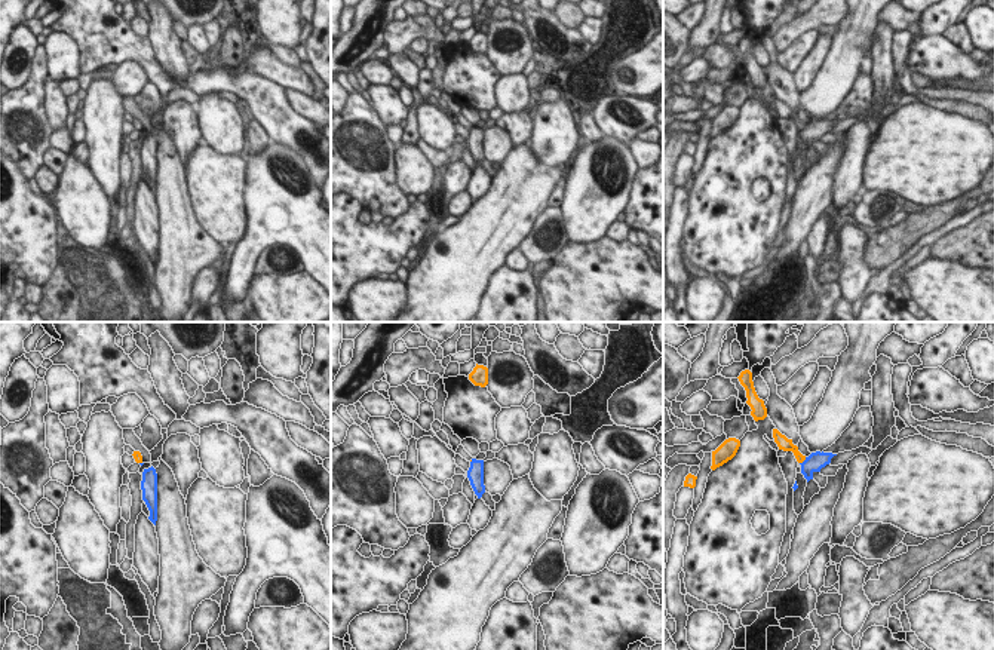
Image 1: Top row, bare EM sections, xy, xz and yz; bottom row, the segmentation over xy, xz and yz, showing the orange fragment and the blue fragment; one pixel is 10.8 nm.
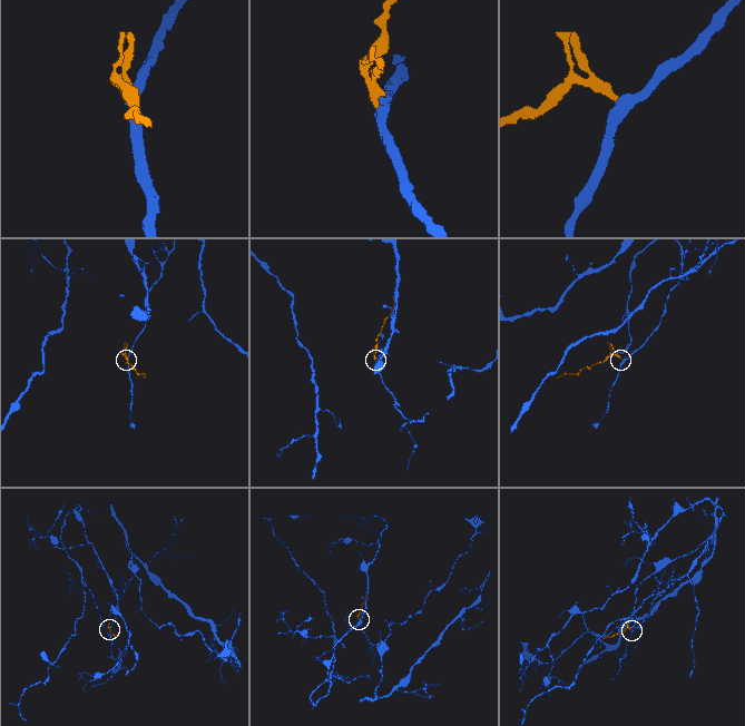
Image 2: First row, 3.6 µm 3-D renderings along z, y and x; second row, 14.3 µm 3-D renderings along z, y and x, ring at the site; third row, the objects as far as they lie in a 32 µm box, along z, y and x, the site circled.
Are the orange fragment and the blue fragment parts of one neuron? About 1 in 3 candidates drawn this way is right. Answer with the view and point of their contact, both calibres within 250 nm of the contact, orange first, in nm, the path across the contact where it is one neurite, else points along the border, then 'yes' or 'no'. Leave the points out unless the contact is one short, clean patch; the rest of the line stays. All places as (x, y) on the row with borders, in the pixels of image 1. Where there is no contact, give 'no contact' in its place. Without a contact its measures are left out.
yz (803, 460) | 130/200 nm | along yz (806, 457), (800, 463) | no

